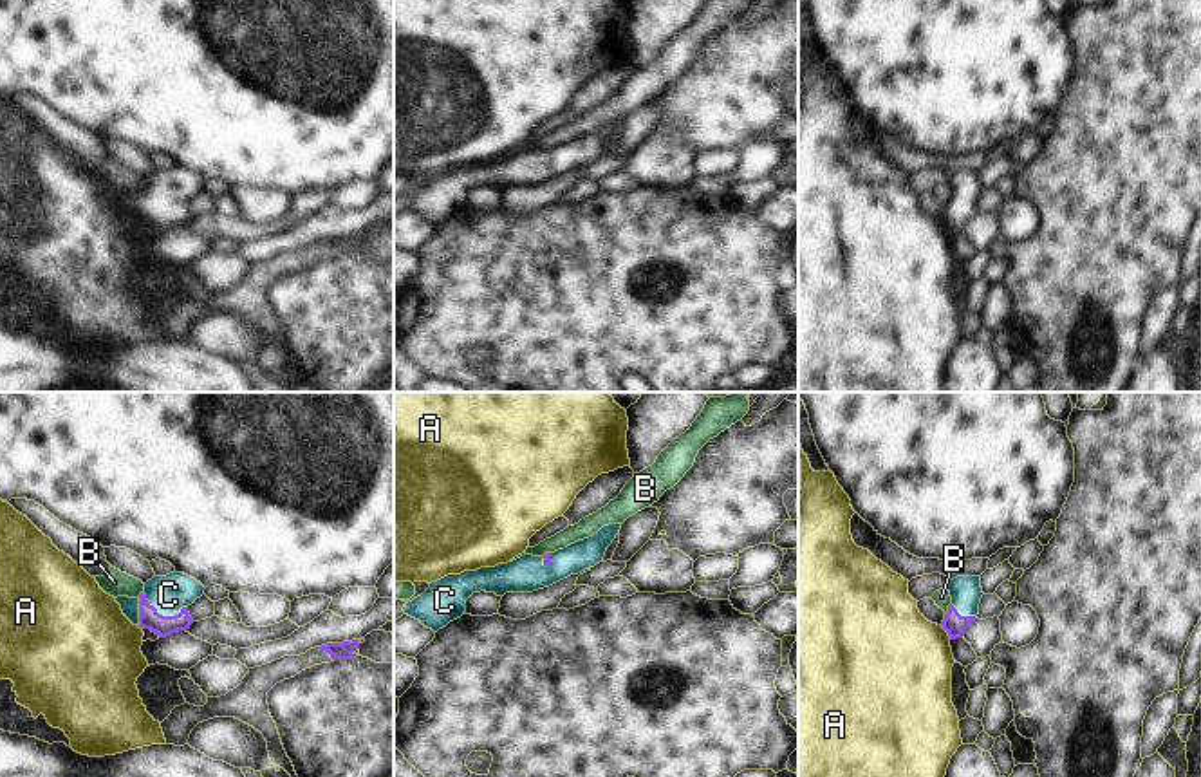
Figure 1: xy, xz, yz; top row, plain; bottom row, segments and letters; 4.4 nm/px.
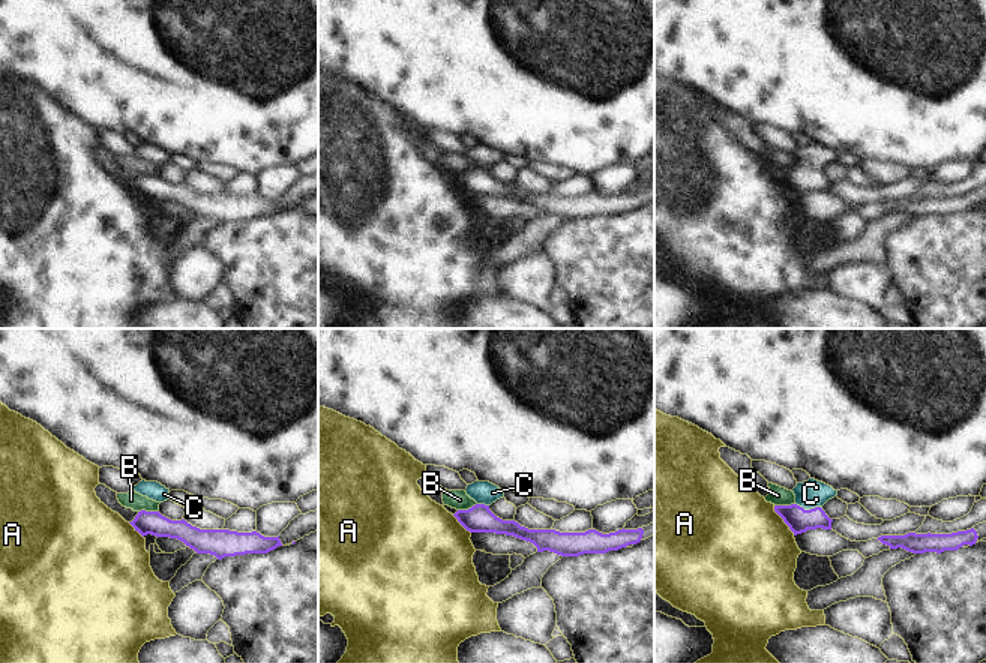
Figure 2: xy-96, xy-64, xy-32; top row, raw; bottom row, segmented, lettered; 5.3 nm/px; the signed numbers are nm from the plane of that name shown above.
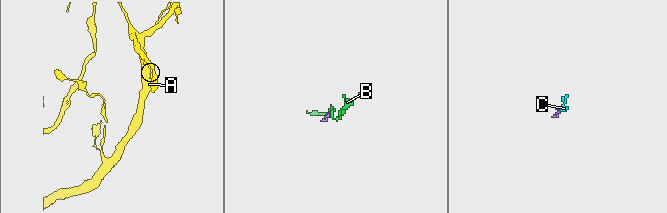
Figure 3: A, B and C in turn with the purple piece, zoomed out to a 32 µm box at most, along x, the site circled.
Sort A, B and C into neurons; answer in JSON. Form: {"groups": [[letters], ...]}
{"groups": [["A"], ["B"], ["C"]]}

